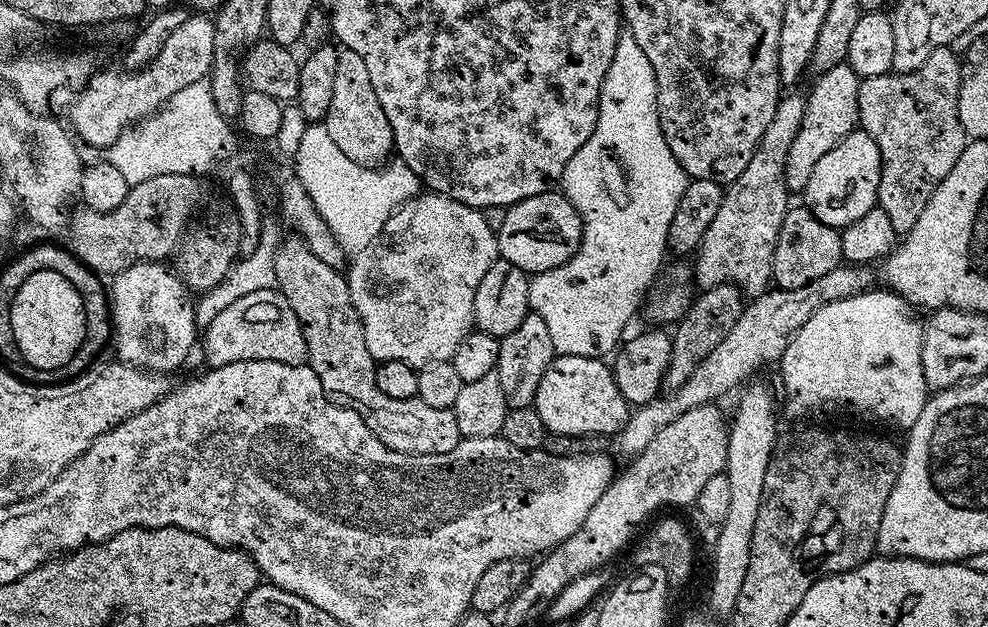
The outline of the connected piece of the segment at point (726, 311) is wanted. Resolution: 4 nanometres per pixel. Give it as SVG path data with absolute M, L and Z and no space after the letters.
M719 284L713 288L703 289L699 293L700 297L693 299L689 303L687 312L680 317L675 325L672 337L672 353L668 368L664 371L663 387L668 390L675 390L686 382L686 378L694 372L694 366L730 334L730 326L738 322L740 309L742 307L742 293L734 284Z

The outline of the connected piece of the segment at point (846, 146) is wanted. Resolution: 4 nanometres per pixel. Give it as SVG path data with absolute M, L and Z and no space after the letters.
M862 130L846 134L838 146L826 150L821 160L814 165L810 174L810 182L806 182L802 193L803 203L818 218L826 222L826 226L842 230L850 226L850 222L858 222L862 214L869 209L877 207L876 195L880 181L880 155L878 142L870 138Z

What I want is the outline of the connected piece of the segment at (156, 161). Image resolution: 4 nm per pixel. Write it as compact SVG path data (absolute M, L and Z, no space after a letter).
M207 79L190 82L190 86L178 90L178 94L171 96L158 111L118 134L118 138L106 150L106 158L122 173L122 178L126 178L129 186L146 182L146 178L158 178L158 174L204 174L212 163L215 165L225 155L224 124L226 118L216 108L211 83Z

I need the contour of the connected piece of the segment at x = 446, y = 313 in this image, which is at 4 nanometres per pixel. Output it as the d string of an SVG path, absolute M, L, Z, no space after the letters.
M421 194L416 196L408 203L403 204L395 214L386 222L384 231L380 233L379 240L375 240L366 250L355 253L351 257L350 263L346 268L348 285L350 286L350 298L354 302L354 310L358 310L358 318L362 322L362 330L366 334L366 350L377 362L381 360L397 360L406 362L411 368L419 370L426 366L426 362L446 362L452 359L454 350L458 350L458 342L466 338L466 334L473 331L472 315L474 314L474 294L478 290L478 282L486 275L486 270L498 258L498 249L496 247L496 232L490 225L484 221L485 213L483 211L466 206L457 200L451 200L445 196L435 194Z

